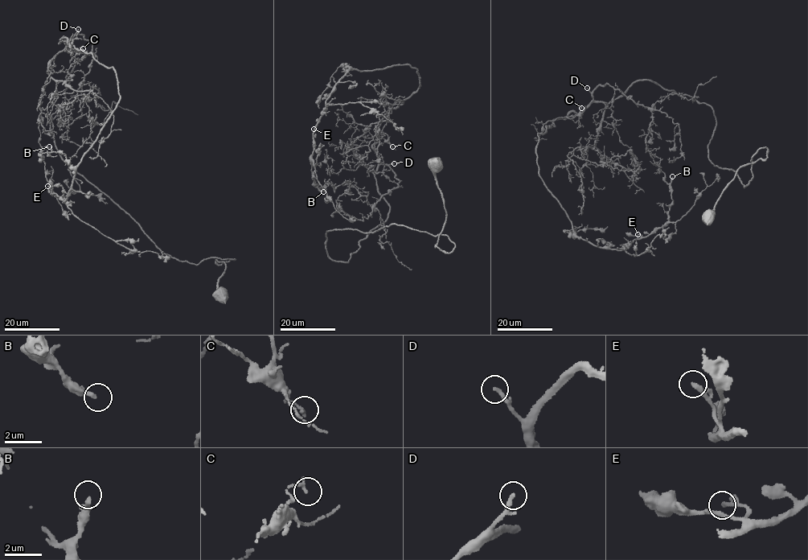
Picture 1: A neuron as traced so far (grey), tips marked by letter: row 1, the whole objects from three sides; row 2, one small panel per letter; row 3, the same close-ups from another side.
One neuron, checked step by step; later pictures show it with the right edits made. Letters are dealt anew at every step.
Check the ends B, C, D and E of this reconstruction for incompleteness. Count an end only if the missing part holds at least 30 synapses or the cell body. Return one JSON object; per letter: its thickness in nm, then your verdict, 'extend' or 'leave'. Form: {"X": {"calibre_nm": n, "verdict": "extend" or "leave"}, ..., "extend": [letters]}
{"B": {"calibre_nm": 240, "verdict": "leave"}, "C": {"calibre_nm": 150, "verdict": "leave"}, "D": {"calibre_nm": 150, "verdict": "extend"}, "E": {"calibre_nm": 240, "verdict": "leave"}, "extend": ["D"]}

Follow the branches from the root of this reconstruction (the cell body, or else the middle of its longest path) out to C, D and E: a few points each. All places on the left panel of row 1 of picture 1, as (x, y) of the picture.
C: (223, 294), (216, 260), (234, 258), (165, 254), (58, 150), (51, 120), (86, 52), (59, 40), (83, 48)
D: (223, 294), (216, 260), (234, 258), (165, 254), (58, 150), (51, 122), (85, 56), (66, 47), (78, 29)
E: (223, 294), (234, 258), (165, 254), (62, 158), (86, 52), (63, 36), (120, 100), (67, 199), (47, 186)

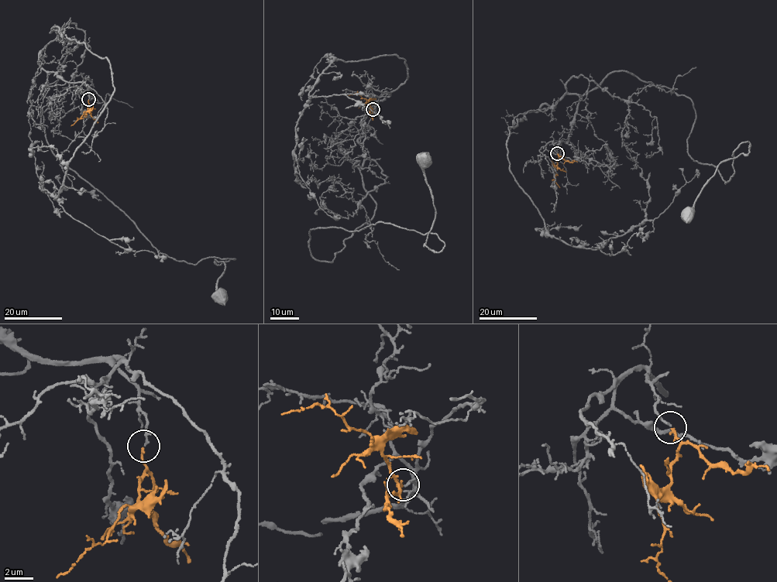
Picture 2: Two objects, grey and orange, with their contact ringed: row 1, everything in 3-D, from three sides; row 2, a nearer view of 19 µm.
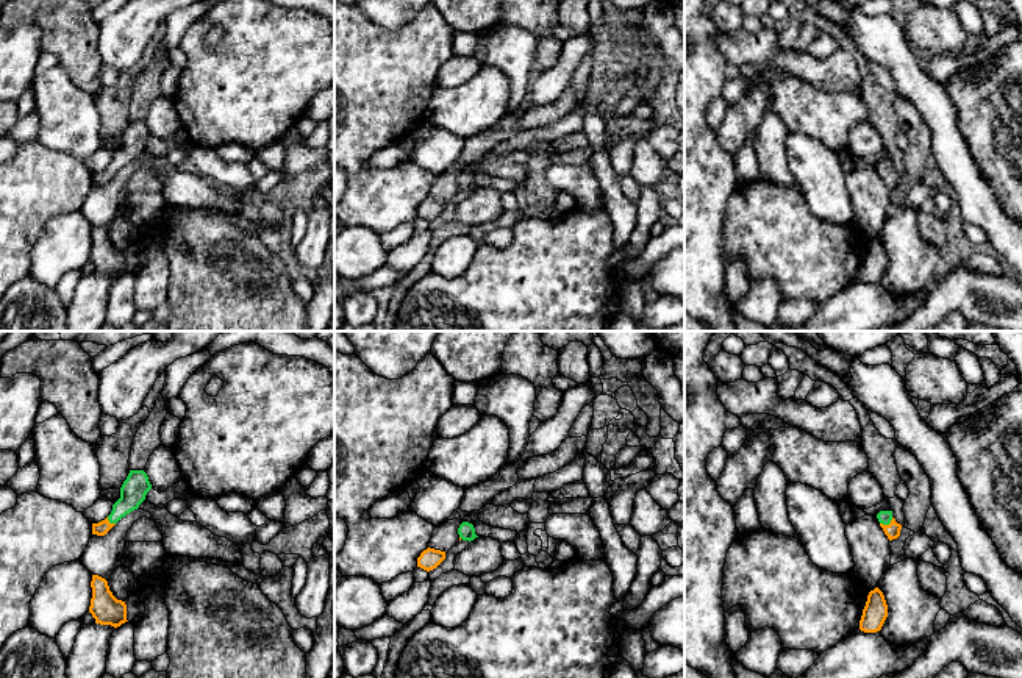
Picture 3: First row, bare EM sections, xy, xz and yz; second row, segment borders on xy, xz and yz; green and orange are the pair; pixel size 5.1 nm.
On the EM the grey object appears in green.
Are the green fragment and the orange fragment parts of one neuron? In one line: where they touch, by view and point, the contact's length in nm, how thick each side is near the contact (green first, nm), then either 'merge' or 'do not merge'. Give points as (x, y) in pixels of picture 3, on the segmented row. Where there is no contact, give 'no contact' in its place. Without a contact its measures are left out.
contact yz (886, 524); length 80 nm; calibres 70 and 80 nm; merge

